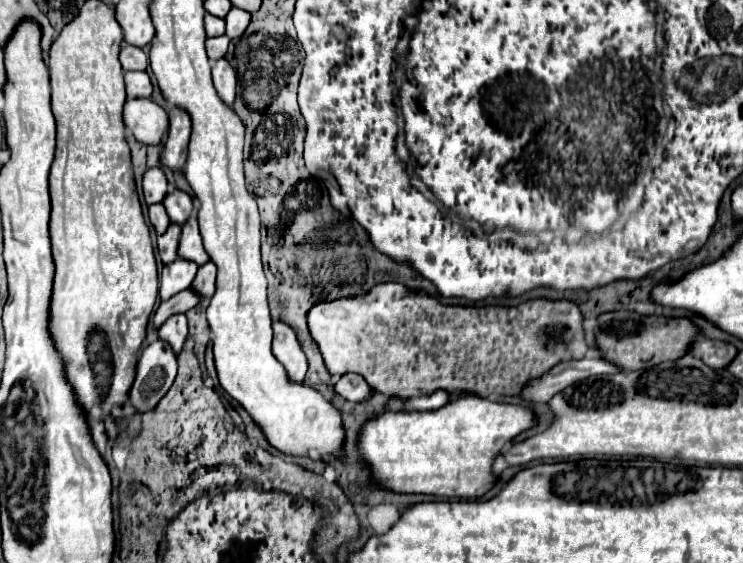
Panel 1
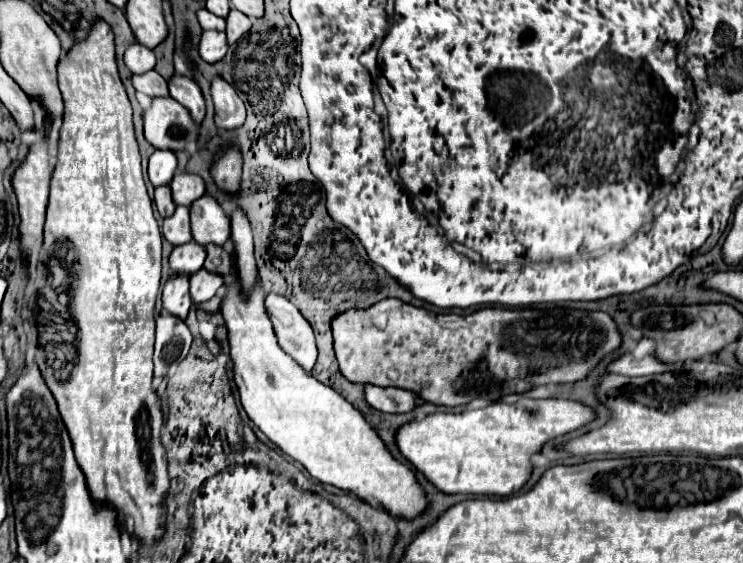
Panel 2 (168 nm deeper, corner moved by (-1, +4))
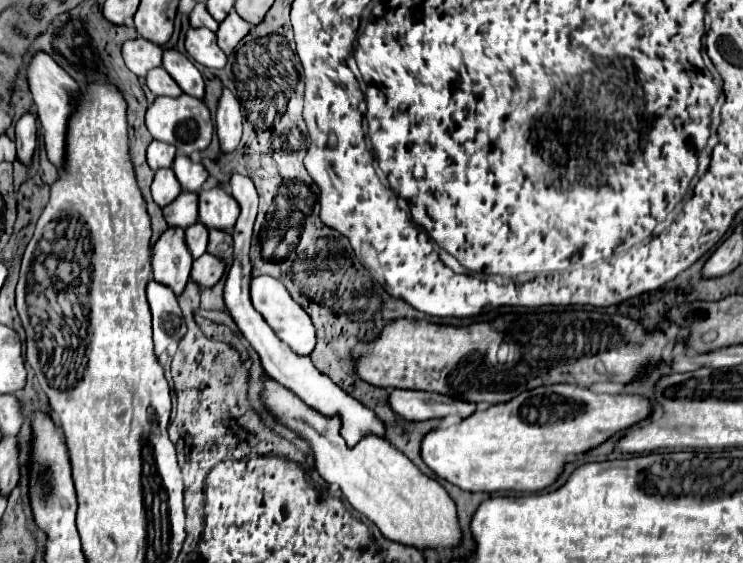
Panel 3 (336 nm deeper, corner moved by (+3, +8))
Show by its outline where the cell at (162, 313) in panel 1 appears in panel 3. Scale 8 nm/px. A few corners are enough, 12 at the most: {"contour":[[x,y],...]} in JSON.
{"contour":[[203,254],[193,260],[191,278],[211,288],[225,272],[225,260]]}

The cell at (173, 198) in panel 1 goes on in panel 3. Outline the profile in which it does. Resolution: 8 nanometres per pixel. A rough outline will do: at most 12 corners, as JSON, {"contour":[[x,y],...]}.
{"contour":[[177,156],[173,170],[185,192],[199,192],[207,180],[203,164]]}

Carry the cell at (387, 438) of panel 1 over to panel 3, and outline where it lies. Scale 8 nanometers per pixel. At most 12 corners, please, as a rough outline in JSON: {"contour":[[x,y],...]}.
{"contour":[[553,384],[423,440],[467,492],[539,492],[653,414]]}

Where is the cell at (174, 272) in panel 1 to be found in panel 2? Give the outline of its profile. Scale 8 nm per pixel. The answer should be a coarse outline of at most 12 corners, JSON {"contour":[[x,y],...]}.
{"contour":[[189,242],[171,252],[173,274],[203,268],[205,248]]}

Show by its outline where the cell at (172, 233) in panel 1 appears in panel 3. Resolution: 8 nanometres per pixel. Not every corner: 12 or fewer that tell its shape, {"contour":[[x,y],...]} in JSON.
{"contour":[[195,192],[163,208],[167,224],[187,228],[199,218]]}

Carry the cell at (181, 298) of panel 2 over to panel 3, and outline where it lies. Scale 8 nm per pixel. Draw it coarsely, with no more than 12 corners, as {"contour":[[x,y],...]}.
{"contour":[[183,228],[153,246],[153,276],[179,296],[193,258]]}

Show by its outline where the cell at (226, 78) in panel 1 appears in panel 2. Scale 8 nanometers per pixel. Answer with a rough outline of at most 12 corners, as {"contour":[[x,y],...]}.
{"contour":[[221,76],[211,82],[217,128],[239,128],[245,104]]}

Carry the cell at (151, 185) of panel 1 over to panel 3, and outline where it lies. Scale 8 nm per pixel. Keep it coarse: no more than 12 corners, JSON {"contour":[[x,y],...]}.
{"contour":[[153,140],[147,148],[151,170],[169,168],[175,148]]}

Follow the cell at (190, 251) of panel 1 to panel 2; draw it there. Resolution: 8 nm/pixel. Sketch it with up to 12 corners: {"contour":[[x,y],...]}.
{"contour":[[211,196],[191,206],[197,244],[223,246],[229,216]]}

